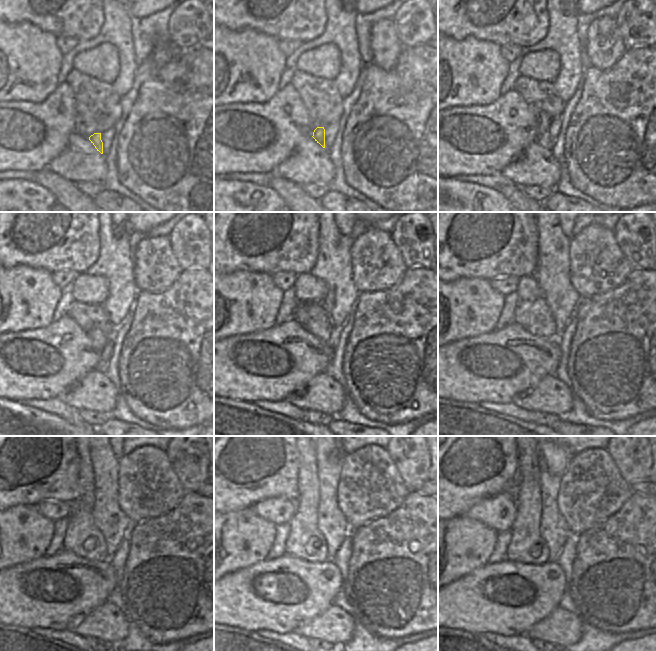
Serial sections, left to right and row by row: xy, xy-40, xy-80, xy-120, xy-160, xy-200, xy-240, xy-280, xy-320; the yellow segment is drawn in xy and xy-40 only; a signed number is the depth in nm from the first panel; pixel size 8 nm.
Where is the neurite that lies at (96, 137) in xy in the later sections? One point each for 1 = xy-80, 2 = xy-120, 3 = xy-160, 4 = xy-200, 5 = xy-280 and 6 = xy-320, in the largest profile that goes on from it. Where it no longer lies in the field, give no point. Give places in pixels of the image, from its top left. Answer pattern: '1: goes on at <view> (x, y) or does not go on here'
1: goes on at xy-80 (543, 120)
2: goes on at xy-120 (99, 340)
3: goes on at xy-160 (313, 317)
4: goes on at xy-200 (534, 316)
5: goes on at xy-280 (305, 541)
6: goes on at xy-320 (527, 545)

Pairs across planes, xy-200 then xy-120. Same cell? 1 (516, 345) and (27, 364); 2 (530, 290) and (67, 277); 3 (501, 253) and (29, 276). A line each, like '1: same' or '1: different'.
1: same
2: different
3: different

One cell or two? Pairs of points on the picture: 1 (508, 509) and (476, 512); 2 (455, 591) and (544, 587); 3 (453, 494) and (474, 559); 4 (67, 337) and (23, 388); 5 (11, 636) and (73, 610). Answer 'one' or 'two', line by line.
1: one
2: one
3: two
4: one
5: two

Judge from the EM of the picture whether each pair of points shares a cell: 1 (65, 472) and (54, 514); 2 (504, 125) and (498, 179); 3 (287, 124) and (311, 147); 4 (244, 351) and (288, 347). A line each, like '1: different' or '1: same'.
1: different
2: different
3: different
4: same

